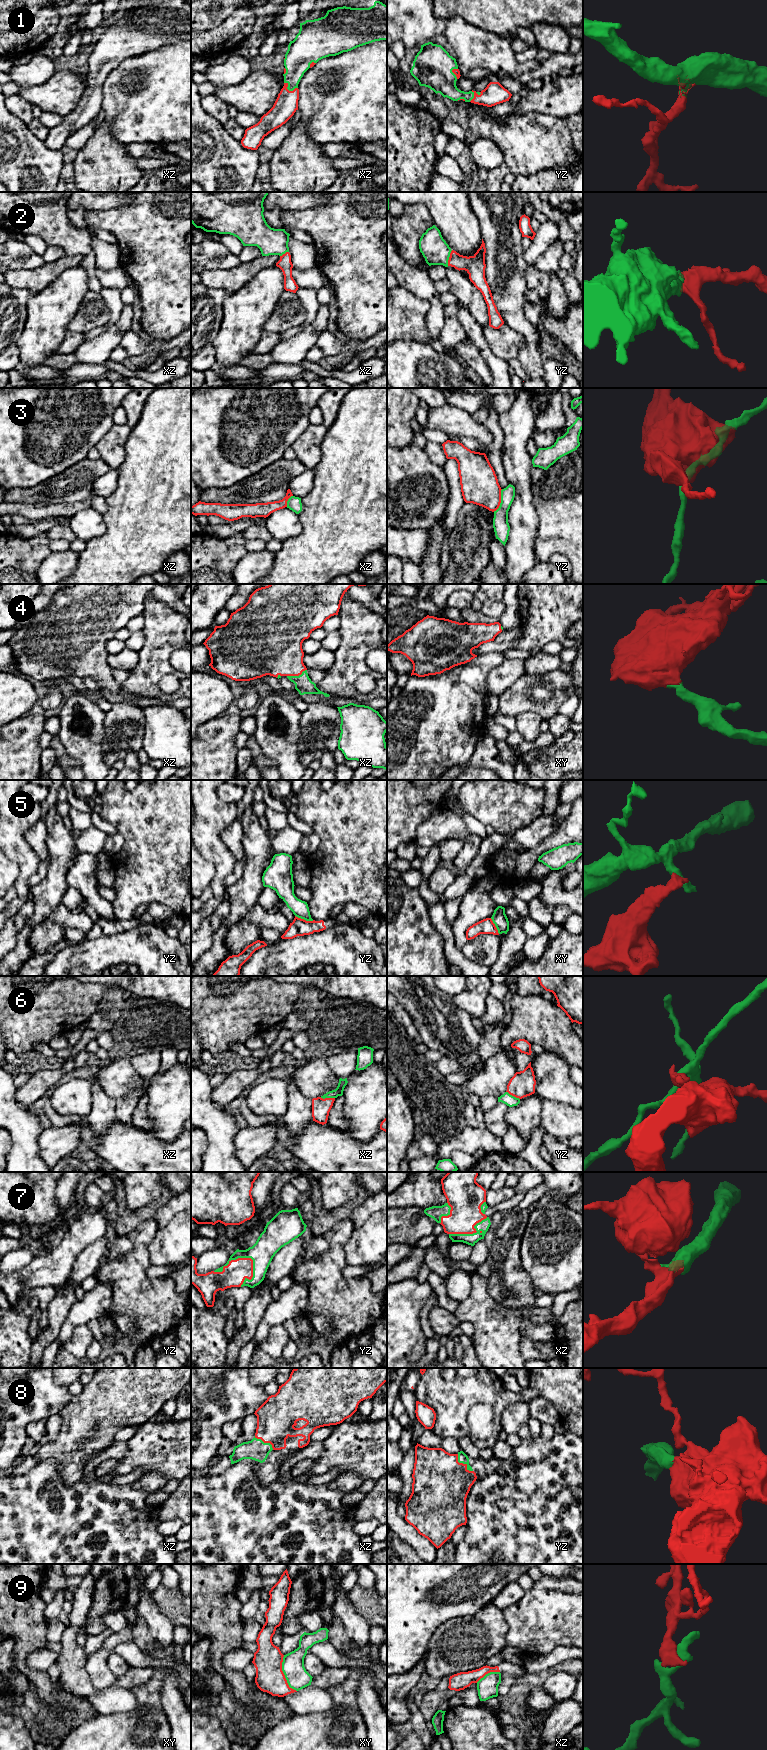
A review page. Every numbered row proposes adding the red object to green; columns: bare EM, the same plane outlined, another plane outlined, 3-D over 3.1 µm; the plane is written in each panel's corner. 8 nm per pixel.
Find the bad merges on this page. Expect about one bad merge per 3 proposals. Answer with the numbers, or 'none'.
3, 5, 6, 9

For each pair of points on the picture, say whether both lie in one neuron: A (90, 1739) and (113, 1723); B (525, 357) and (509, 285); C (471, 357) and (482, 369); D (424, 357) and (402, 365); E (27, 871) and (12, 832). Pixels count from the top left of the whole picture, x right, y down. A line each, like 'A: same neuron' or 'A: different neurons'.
A: same neuron
B: same neuron
C: same neuron
D: same neuron
E: same neuron

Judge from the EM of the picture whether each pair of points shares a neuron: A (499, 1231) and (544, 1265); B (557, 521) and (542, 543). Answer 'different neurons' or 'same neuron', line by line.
A: different neurons
B: same neuron

